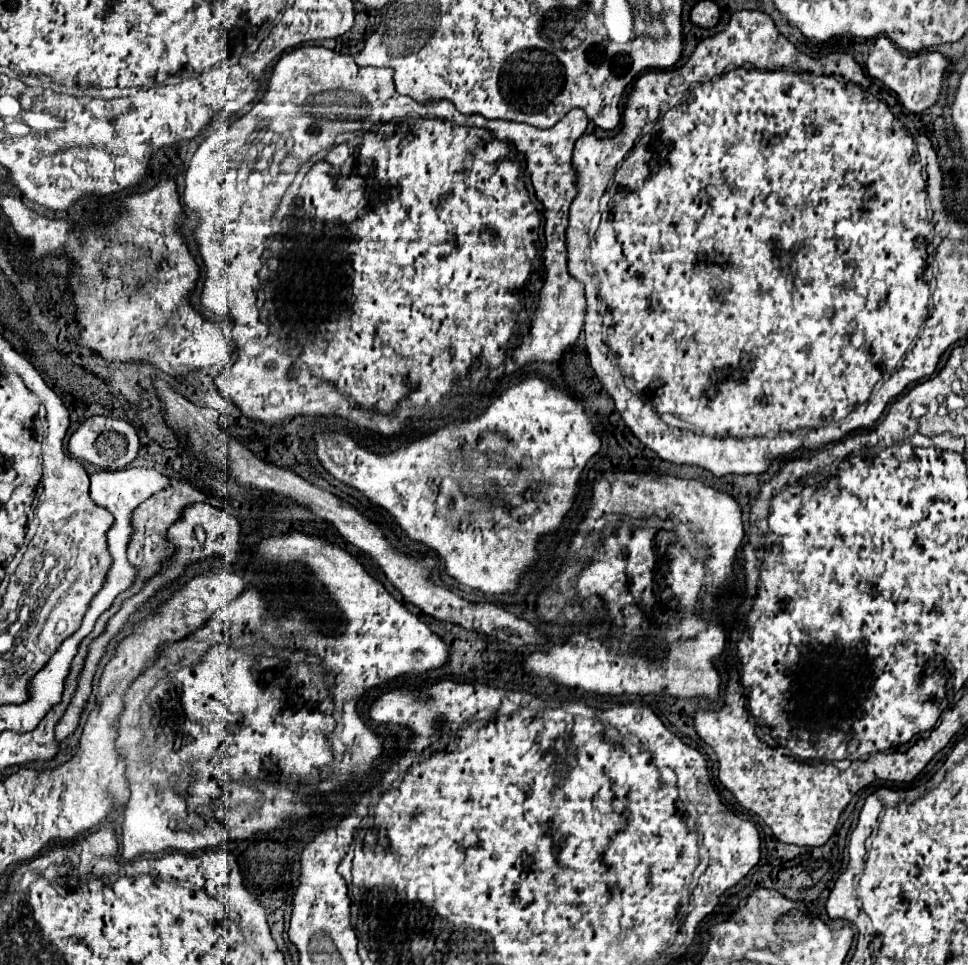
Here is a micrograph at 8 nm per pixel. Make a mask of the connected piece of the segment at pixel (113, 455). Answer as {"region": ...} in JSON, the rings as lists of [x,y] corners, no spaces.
{"region":[[[92,416],[88,418],[72,436],[68,442],[68,452],[80,460],[86,460],[98,468],[110,468],[120,470],[126,468],[136,456],[138,456],[138,434],[132,424],[120,418],[108,418],[108,416]]]}

